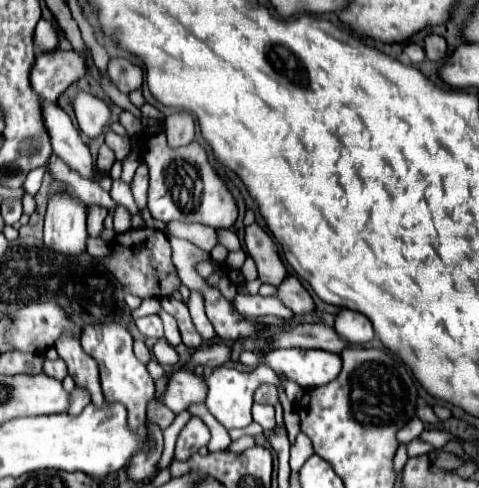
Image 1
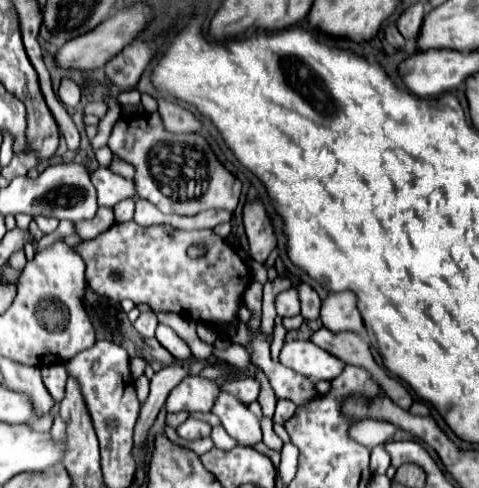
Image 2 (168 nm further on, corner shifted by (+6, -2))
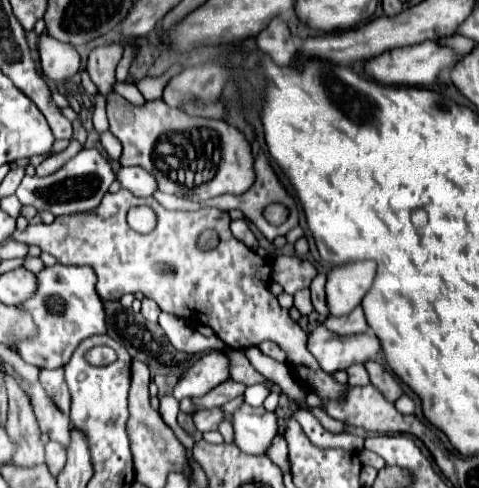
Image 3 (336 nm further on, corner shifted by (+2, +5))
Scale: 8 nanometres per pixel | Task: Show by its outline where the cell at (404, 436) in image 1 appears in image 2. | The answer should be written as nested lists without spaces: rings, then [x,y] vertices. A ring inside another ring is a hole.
[[[365,420],[361,424],[355,424],[349,430],[349,434],[351,434],[351,438],[355,438],[361,444],[365,444],[367,448],[375,448],[379,444],[389,442],[389,438],[397,430],[399,430],[397,426],[393,426],[391,422],[385,422],[385,420]]]

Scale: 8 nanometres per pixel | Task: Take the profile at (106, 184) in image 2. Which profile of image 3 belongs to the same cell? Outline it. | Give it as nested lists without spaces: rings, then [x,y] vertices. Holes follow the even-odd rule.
[[[121,167],[117,173],[123,189],[129,189],[135,197],[149,197],[157,191],[157,179],[141,167]]]

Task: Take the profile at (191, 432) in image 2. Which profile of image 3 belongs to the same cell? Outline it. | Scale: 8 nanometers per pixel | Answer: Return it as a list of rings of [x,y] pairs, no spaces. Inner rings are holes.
[[[207,409],[207,411],[199,411],[193,415],[195,427],[205,433],[205,431],[213,431],[219,427],[219,423],[225,419],[227,415],[223,413],[223,409]]]

